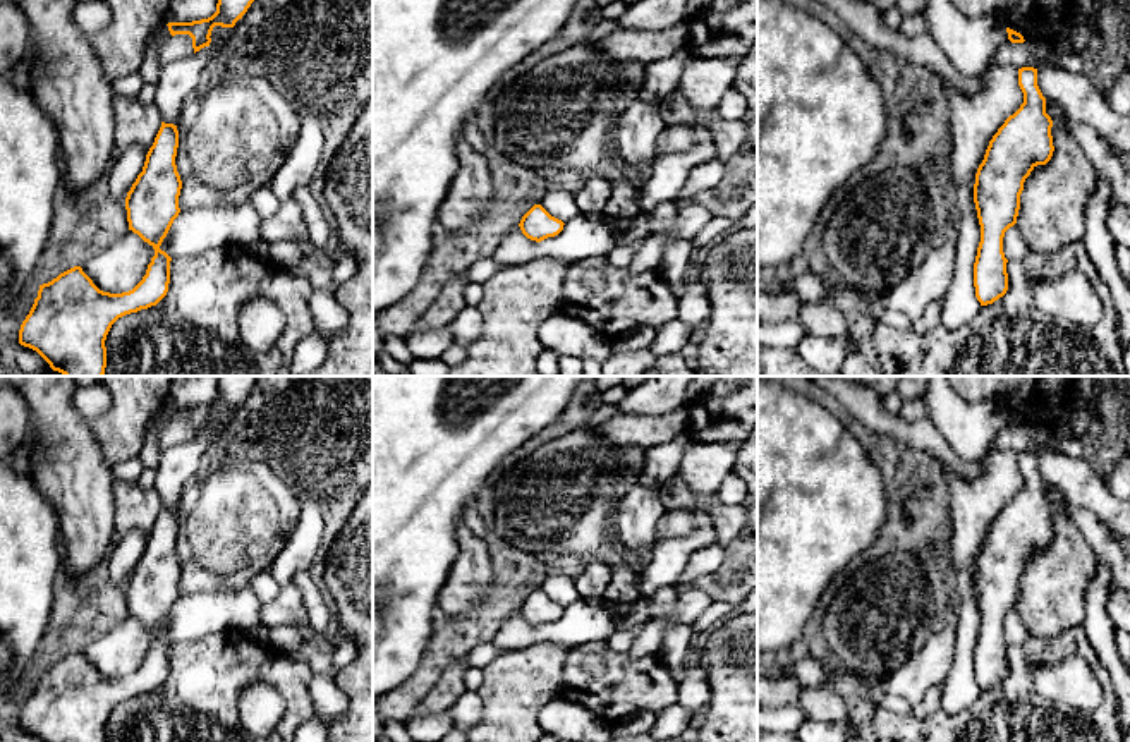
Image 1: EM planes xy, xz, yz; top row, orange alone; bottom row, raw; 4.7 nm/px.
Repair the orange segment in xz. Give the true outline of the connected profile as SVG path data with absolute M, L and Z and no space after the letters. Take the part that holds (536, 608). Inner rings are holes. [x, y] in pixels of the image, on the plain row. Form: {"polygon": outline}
{"polygon": "M534 589L519 608L522 618L536 627L558 620L563 610L562 605L551 601L541 589Z"}

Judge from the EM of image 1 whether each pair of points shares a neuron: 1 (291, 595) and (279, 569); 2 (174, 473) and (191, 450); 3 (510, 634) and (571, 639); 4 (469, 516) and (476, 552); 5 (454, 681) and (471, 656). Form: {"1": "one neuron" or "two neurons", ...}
{"1": "two neurons", "2": "one neuron", "3": "one neuron", "4": "two neurons", "5": "two neurons"}

